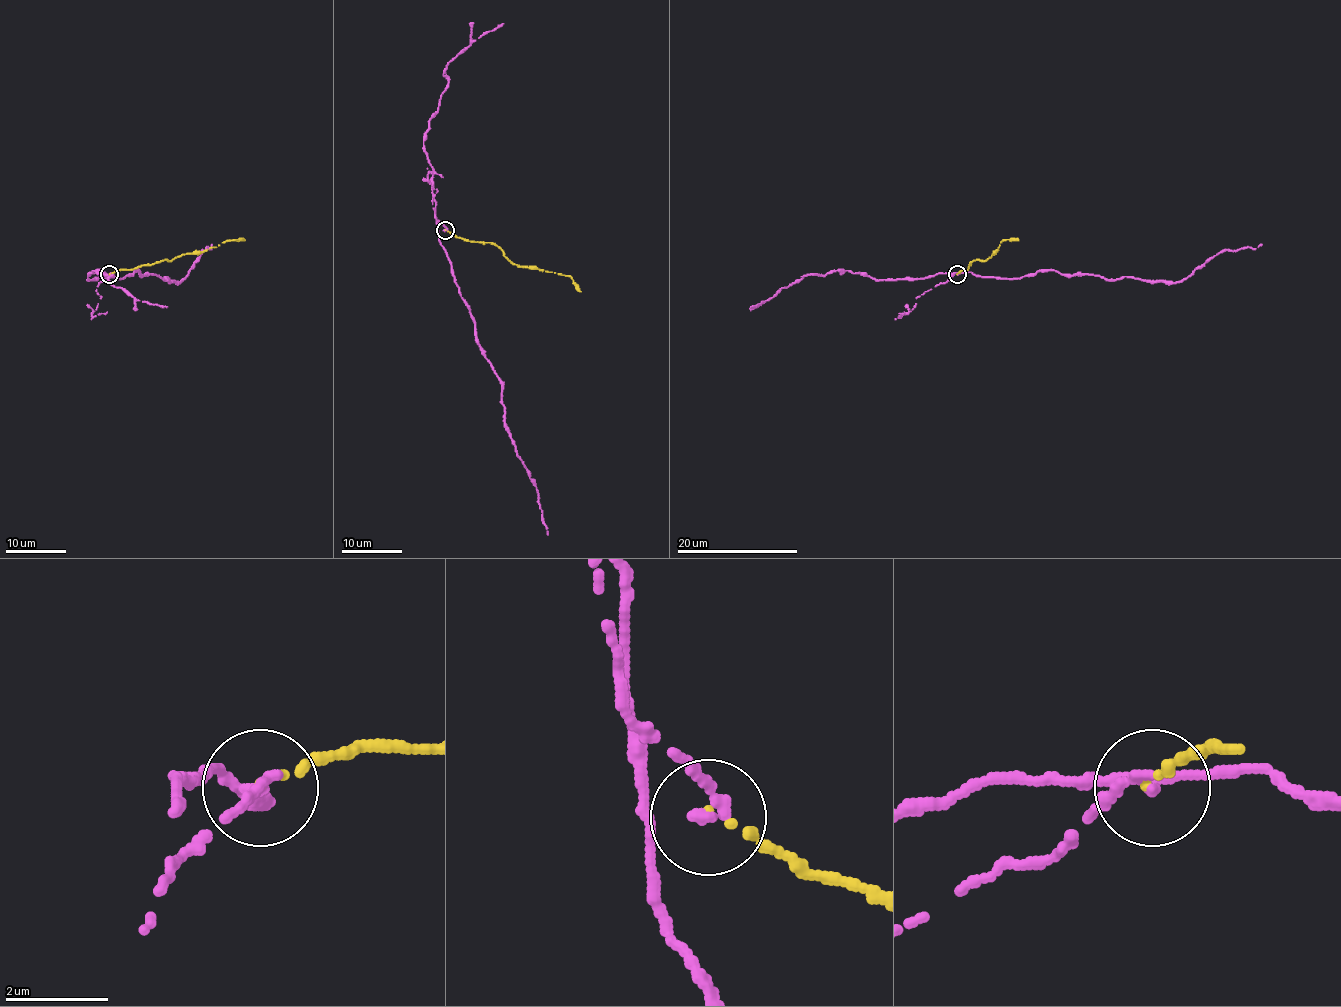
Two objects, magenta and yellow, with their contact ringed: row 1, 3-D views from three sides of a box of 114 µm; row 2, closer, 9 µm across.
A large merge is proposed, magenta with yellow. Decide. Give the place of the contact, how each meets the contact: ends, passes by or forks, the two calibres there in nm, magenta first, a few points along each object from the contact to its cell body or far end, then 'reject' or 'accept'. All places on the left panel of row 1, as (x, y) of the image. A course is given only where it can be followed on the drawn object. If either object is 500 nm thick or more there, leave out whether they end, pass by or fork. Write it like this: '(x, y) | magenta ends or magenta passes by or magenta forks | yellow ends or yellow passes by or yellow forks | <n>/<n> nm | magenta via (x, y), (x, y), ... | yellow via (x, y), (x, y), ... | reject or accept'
(109, 274) | magenta forks | yellow ends | 150/110 nm | magenta via (109, 274), (103, 279), (100, 274), (103, 271), (118, 279), (138, 270), (141, 274), (180, 282), (212, 244) | yellow via (109, 274), (164, 259), (171, 261), (186, 253), (200, 253), (233, 240), (245, 240) | reject

